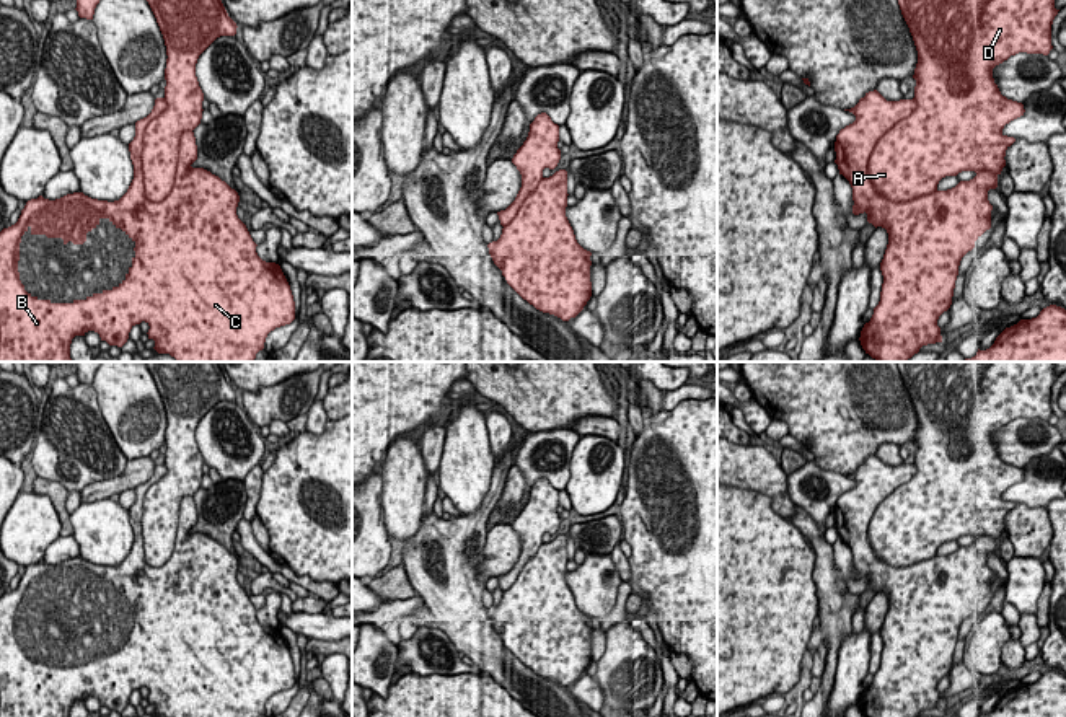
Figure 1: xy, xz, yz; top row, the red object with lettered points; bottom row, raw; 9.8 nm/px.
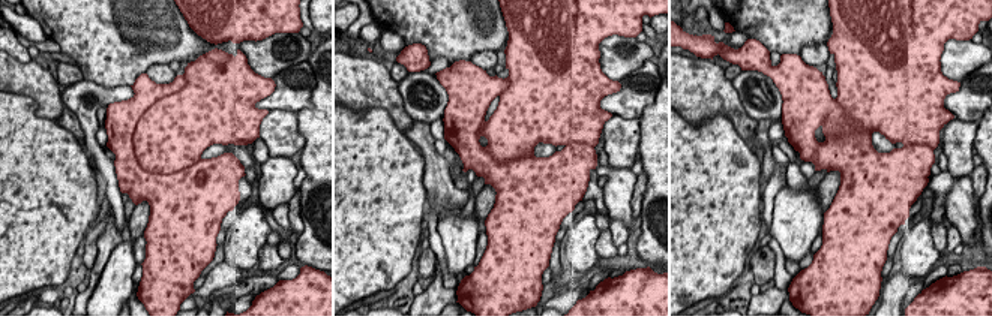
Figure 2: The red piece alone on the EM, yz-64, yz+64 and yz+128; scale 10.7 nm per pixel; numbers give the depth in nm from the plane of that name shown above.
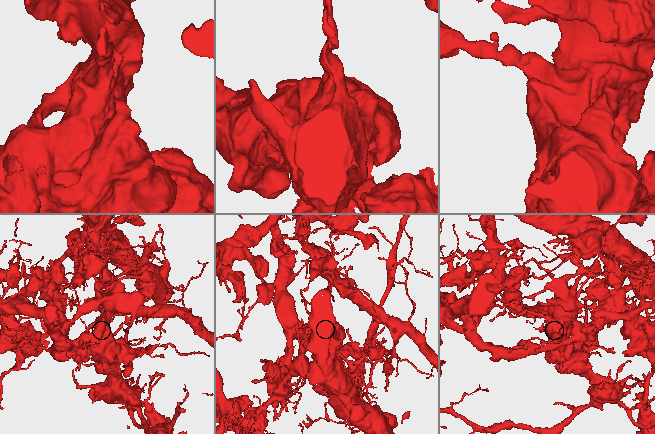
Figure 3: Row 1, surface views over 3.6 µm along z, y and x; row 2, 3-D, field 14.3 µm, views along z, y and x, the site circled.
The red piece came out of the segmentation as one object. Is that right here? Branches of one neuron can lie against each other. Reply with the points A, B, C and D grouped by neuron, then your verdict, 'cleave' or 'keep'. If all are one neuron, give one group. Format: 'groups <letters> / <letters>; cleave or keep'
groups A B C D; keep

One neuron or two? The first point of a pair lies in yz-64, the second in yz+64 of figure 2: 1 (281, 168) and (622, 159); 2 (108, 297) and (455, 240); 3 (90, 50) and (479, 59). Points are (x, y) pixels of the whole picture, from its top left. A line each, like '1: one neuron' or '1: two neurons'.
1: two neurons
2: one neuron
3: two neurons

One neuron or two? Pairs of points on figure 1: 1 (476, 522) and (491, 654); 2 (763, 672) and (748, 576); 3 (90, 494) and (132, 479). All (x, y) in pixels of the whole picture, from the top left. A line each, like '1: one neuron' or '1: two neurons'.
1: one neuron
2: one neuron
3: one neuron

